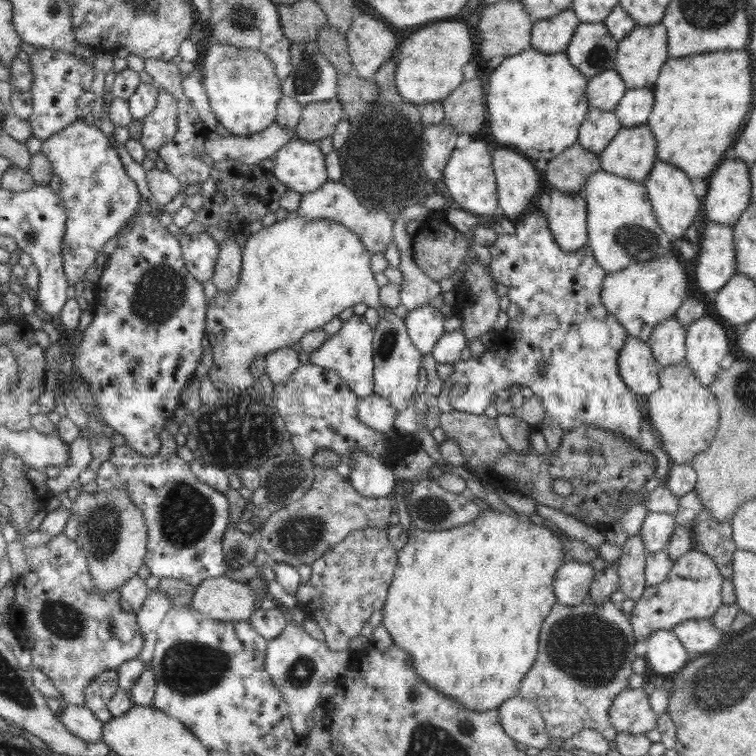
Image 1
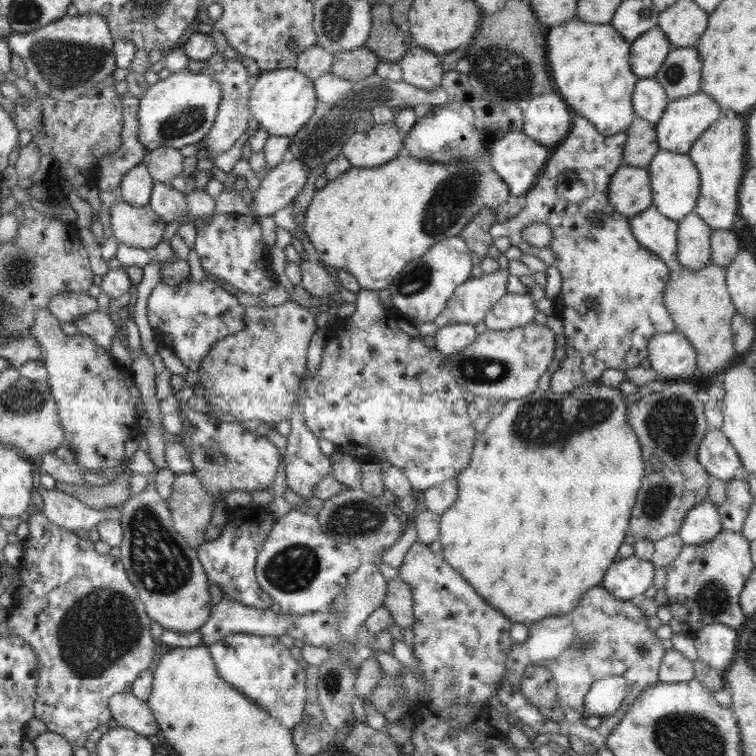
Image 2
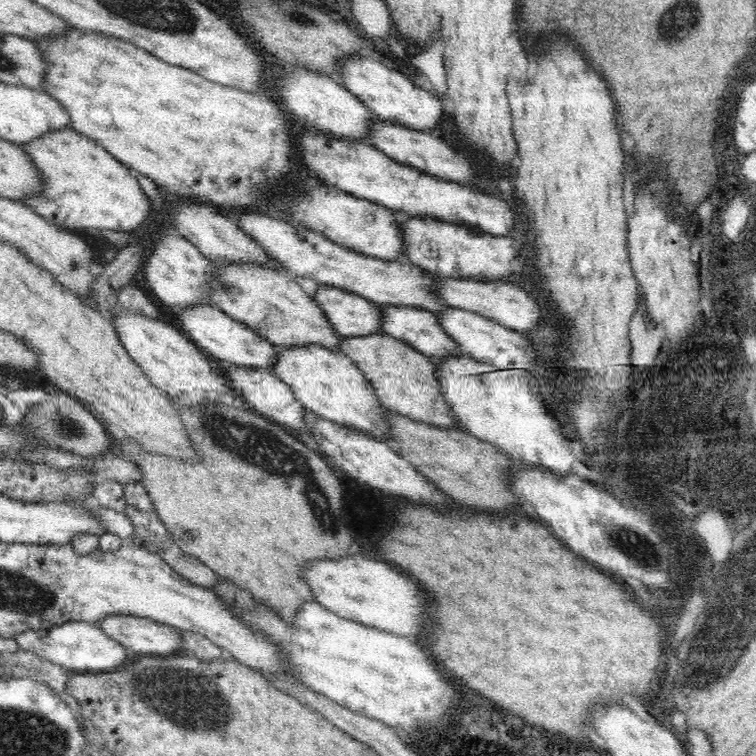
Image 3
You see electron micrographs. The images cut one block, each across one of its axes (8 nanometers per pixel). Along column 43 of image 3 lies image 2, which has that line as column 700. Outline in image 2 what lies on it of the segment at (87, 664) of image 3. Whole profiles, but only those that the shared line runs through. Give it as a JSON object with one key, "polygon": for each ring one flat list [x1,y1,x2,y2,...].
{"polygon":[[718,622,707,624,691,636,701,661,721,671,732,664,738,634,731,626]]}

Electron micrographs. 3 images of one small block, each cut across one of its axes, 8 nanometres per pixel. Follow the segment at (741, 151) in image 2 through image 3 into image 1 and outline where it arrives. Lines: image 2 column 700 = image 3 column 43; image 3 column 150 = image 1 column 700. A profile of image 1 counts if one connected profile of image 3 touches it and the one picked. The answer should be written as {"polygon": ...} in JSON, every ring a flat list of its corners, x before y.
{"polygon":[[657,160,650,174,643,181,658,224,666,232,668,239,677,244,686,232,686,229,696,223,694,218,698,218,698,214,702,210,702,204,700,204,700,200,696,197,690,180,691,178,688,178,688,175,683,170,667,162]]}

